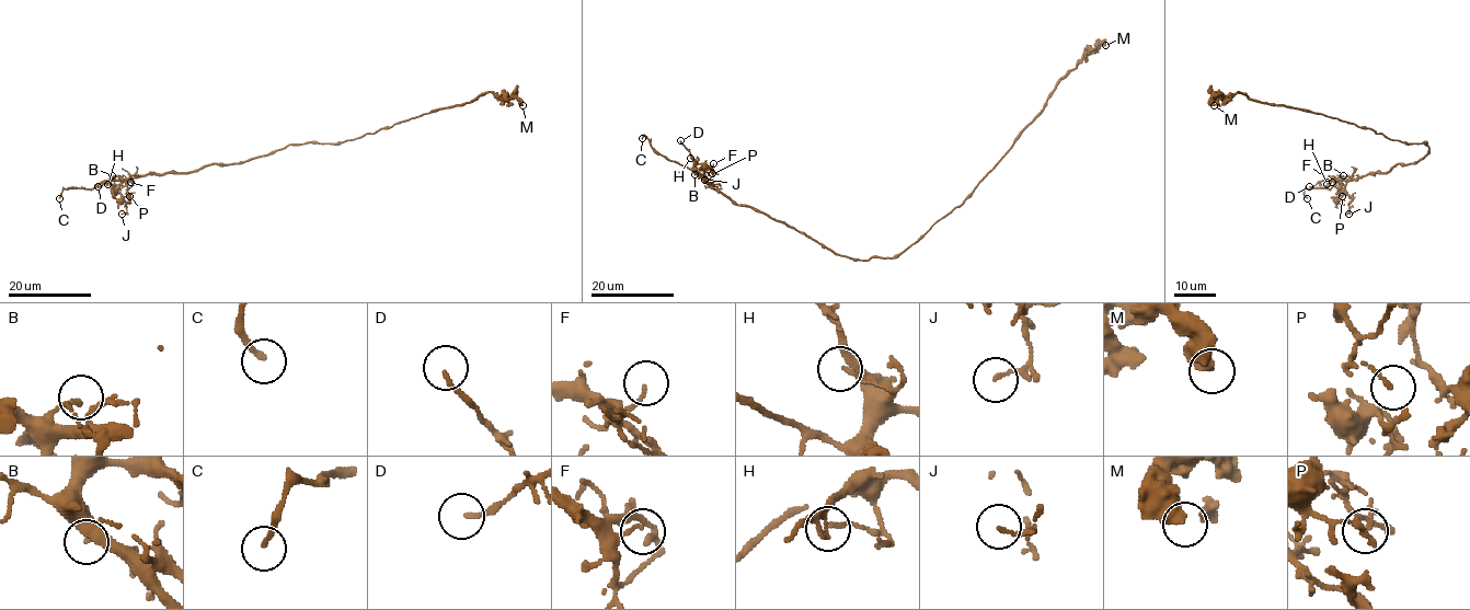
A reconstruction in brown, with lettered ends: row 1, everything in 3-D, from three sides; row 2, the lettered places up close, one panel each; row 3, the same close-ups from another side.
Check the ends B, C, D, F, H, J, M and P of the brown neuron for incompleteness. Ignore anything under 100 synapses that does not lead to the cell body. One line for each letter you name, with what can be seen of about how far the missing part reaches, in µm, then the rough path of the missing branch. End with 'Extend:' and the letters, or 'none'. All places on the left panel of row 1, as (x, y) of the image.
C: about 25 µm are missing; missing branch runs (59, 198), (55, 200), (77, 215)
Extend: C

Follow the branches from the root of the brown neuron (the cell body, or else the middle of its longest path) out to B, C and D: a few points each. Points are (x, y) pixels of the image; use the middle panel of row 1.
B: (897, 256), (853, 260), (835, 254), (780, 221), (749, 207), (734, 205), (695, 171), (695, 174)
C: (897, 256), (853, 260), (835, 254), (780, 221), (734, 205), (689, 169), (659, 154), (645, 135), (642, 138)
D: (897, 256), (853, 260), (835, 254), (760, 213), (734, 205), (695, 171), (693, 159), (680, 140)

